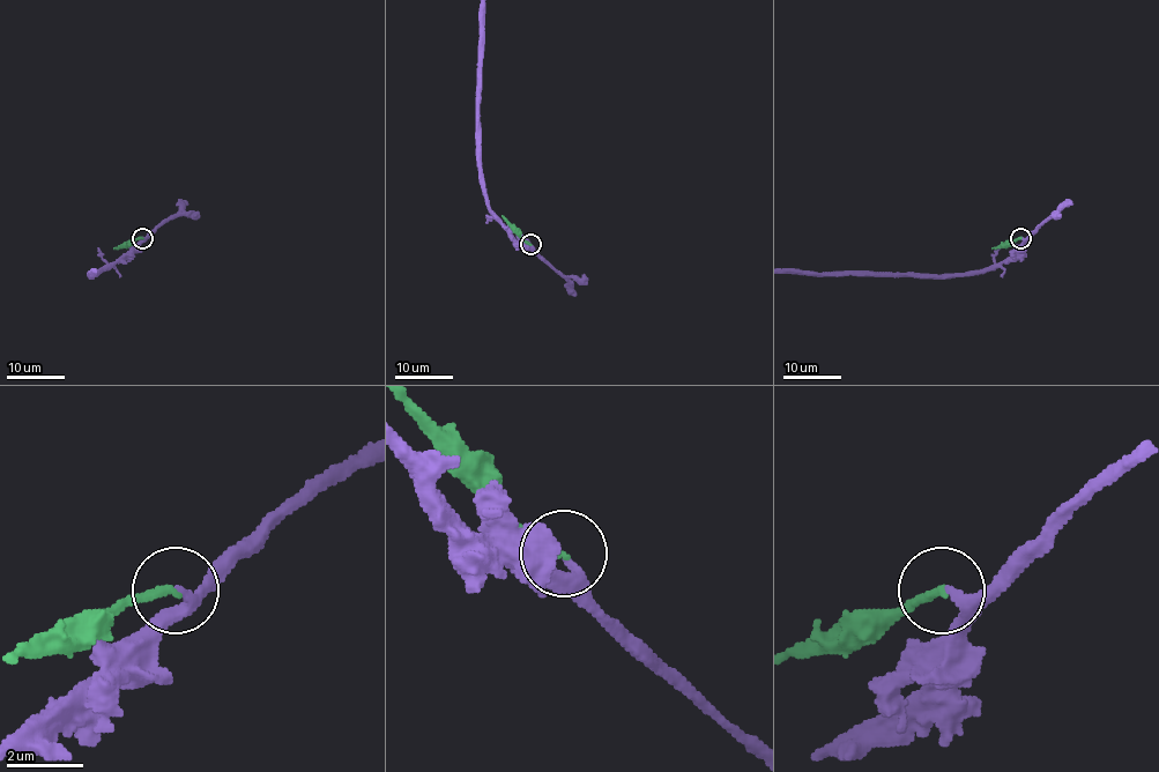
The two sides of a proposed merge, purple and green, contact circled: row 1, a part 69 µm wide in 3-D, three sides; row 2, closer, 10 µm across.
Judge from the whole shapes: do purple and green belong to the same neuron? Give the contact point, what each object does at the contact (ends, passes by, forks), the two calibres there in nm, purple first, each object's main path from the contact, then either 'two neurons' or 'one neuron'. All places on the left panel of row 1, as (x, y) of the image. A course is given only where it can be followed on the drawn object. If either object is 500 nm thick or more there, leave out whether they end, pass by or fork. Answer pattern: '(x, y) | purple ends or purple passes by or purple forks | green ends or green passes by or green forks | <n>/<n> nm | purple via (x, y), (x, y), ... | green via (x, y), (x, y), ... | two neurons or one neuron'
(142, 238) | purple ends | green ends | 260/200 nm | green via (142, 238), (113, 249) | one neuron

